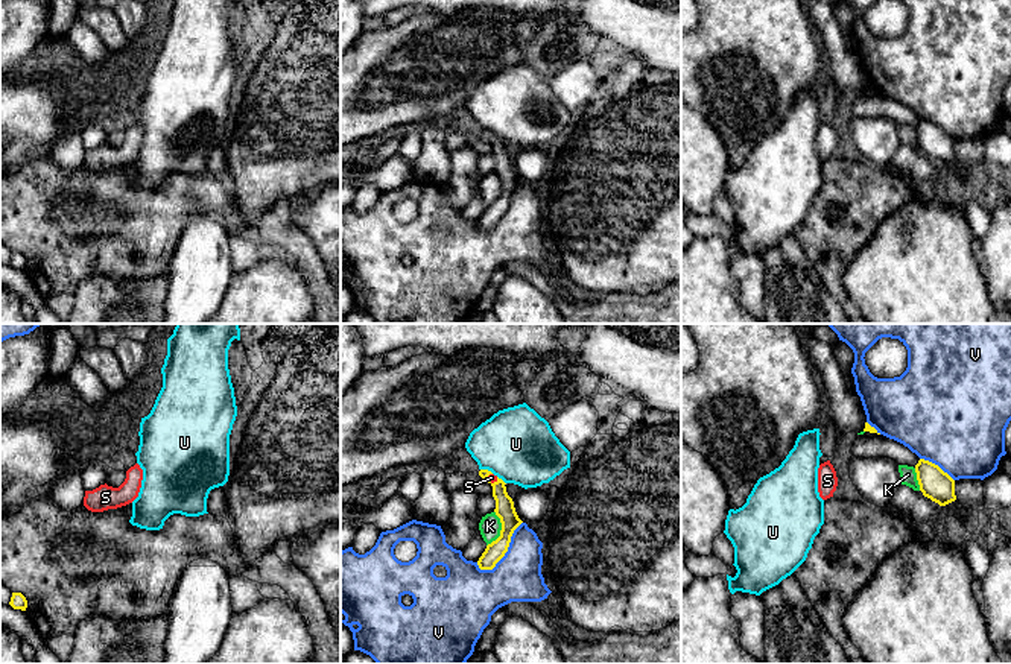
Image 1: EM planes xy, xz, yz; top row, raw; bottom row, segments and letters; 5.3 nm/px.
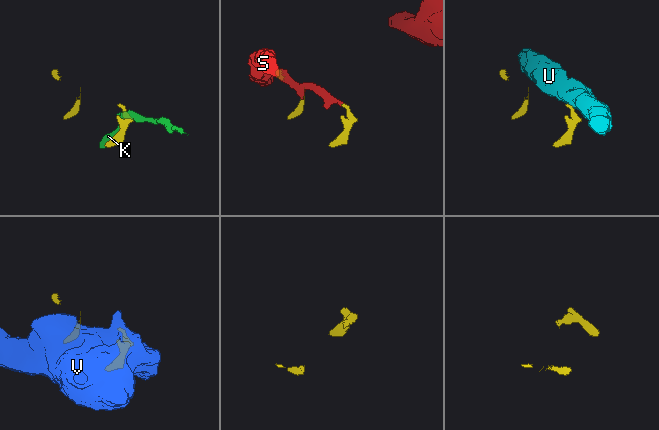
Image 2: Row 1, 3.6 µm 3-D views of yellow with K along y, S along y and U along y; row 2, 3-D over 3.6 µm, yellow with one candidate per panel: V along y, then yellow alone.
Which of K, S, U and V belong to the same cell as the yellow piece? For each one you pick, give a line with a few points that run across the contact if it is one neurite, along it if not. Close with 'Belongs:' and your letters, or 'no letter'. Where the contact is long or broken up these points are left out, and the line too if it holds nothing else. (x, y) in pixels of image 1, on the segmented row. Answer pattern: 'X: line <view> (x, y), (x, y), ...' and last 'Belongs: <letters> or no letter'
Belongs: S

